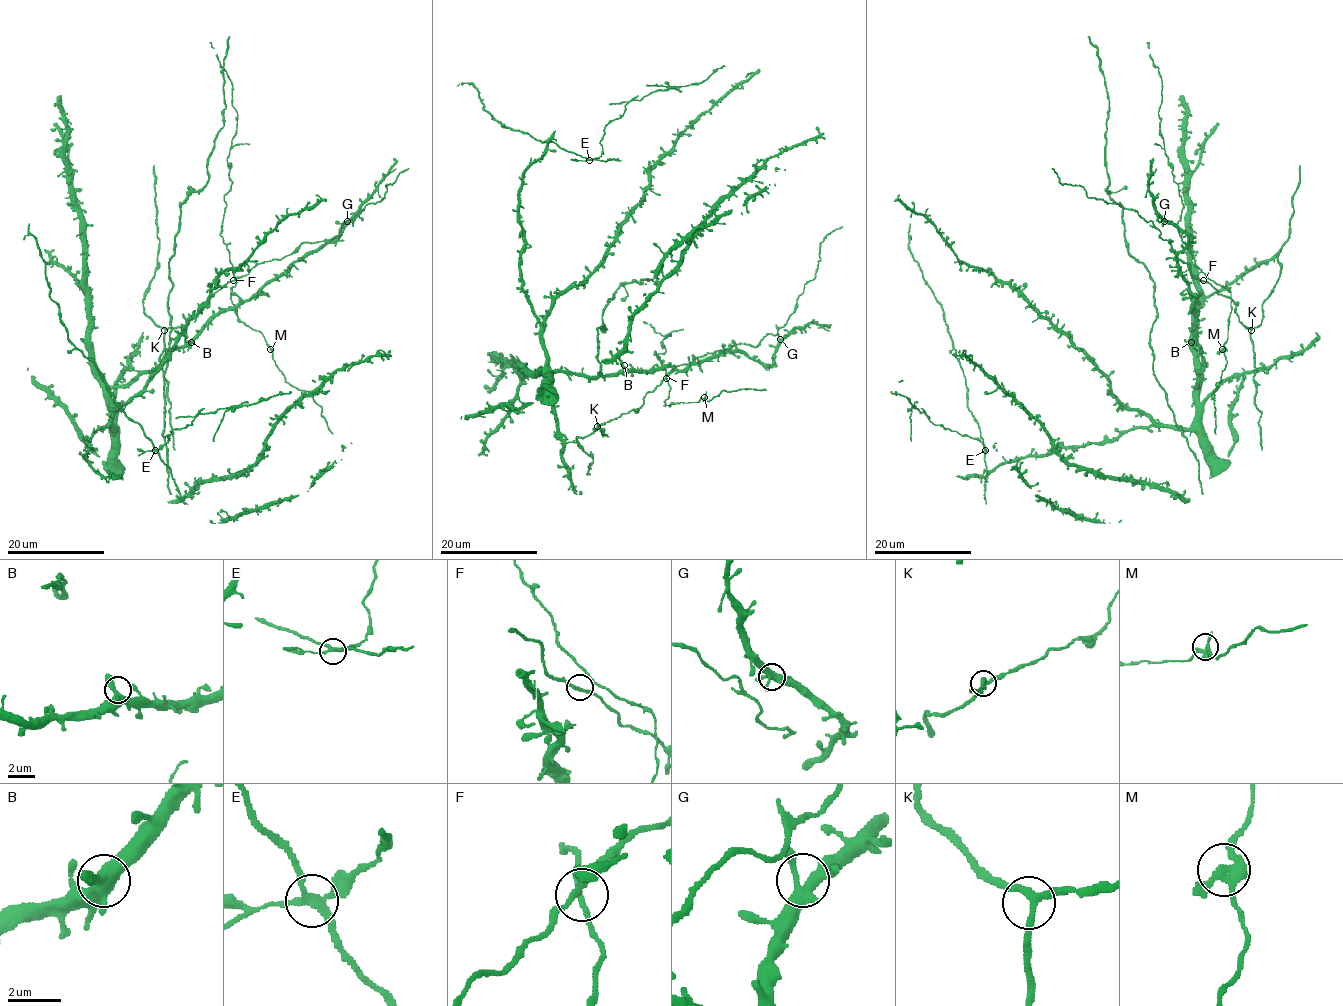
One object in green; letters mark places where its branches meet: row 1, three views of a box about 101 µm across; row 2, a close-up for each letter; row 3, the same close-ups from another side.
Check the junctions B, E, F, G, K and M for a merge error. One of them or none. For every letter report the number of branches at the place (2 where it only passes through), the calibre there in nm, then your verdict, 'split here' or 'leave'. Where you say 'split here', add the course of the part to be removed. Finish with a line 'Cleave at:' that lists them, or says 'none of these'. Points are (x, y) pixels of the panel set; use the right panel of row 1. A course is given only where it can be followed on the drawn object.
B: branches 4; calibre 400 nm; leave
E: branches 4; calibre 240 nm; split here
F: branches 3; calibre 160 nm; leave
G: branches 4; calibre 400 nm; leave
K: branches 3; calibre 260 nm; leave
M: branches 3; calibre 260 nm; leave
Cleave at: E

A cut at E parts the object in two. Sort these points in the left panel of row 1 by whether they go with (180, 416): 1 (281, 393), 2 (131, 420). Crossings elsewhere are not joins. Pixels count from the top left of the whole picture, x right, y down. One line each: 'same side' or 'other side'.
1: same side
2: other side

